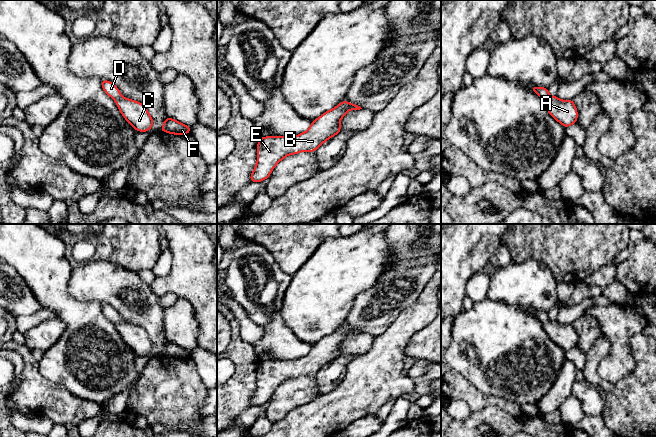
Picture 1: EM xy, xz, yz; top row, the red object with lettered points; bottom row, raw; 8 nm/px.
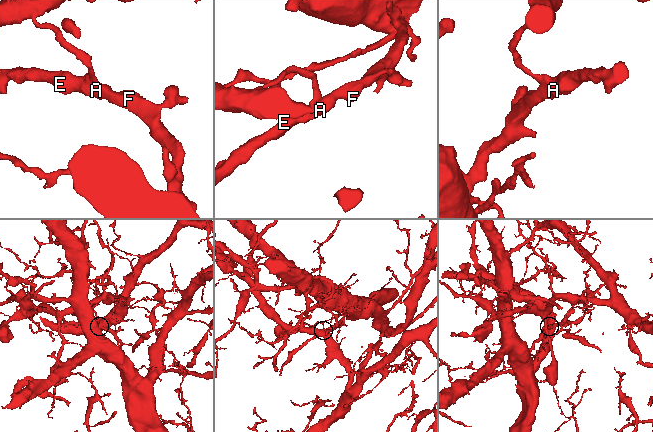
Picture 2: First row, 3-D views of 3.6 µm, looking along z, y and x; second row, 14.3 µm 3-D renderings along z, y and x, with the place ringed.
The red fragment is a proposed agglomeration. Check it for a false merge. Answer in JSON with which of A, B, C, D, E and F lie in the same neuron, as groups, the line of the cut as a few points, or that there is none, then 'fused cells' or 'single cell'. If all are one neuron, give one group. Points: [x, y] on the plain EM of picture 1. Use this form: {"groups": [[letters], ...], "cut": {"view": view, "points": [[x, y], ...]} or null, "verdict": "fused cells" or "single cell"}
{"groups": [["A", "B", "C", "E", "F"], ["D"]], "cut": {"view": "xy", "points": [[121, 320], [114, 323]]}, "verdict": "fused cells"}

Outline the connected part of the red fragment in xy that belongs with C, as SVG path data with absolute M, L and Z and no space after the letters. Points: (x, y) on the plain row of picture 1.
M128 322L115 323L115 327L126 345L139 356L148 356L154 349L146 330Z

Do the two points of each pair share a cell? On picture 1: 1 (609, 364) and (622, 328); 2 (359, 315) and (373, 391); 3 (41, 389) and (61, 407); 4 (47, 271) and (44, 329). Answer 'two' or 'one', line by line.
1: one
2: two
3: one
4: two

